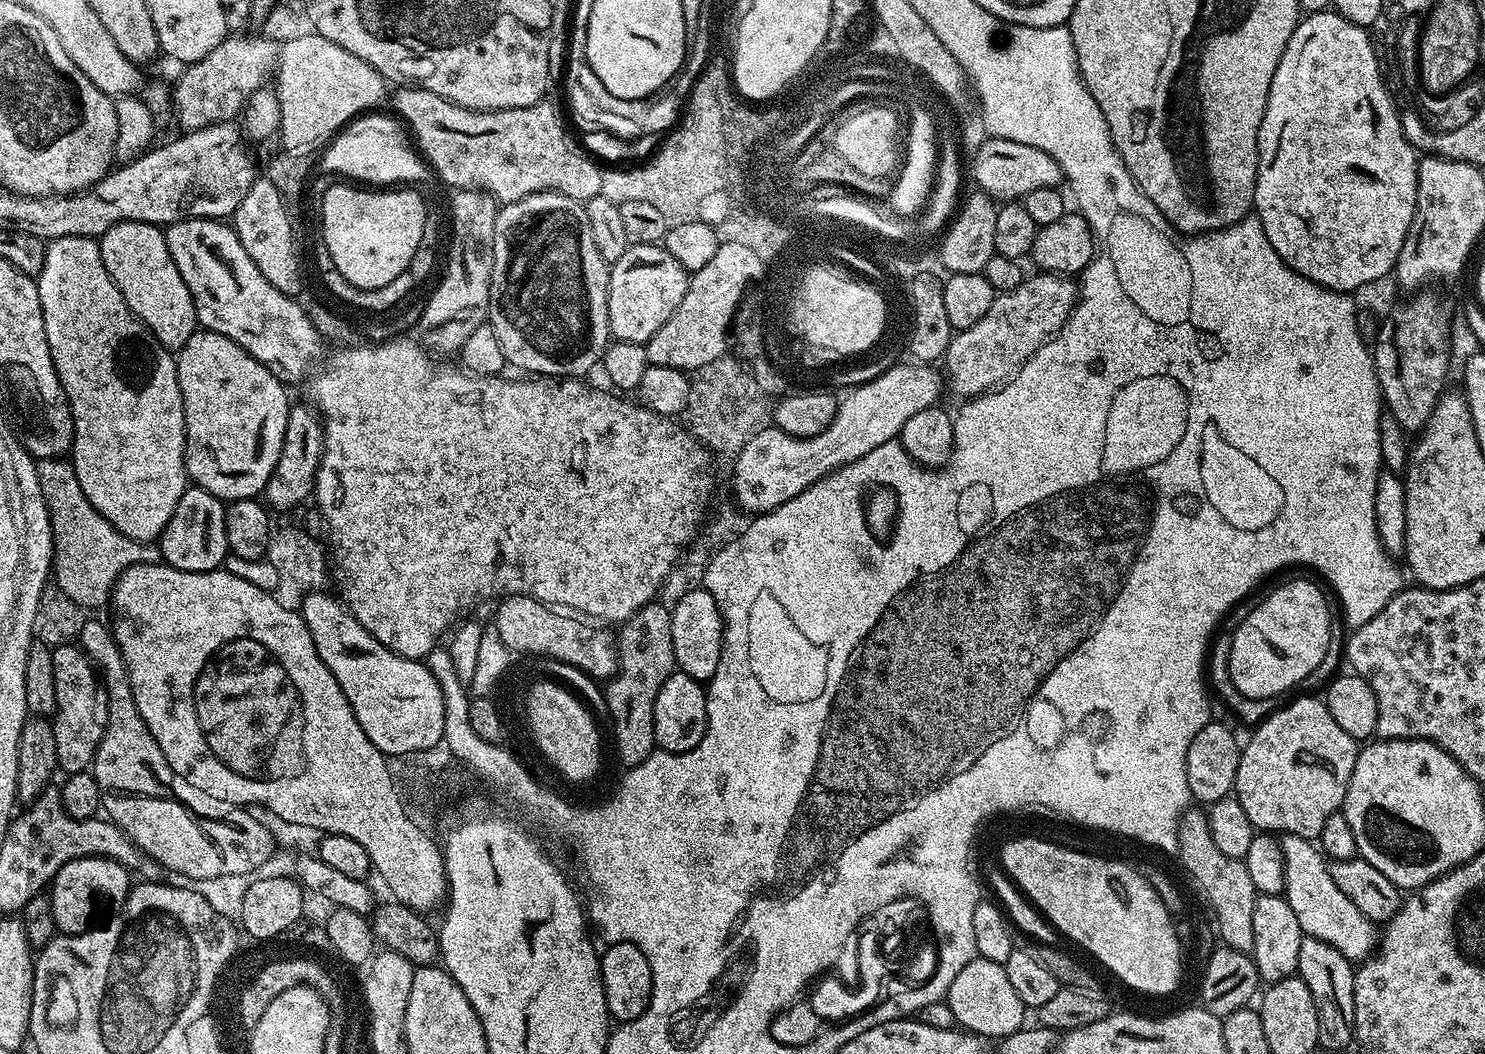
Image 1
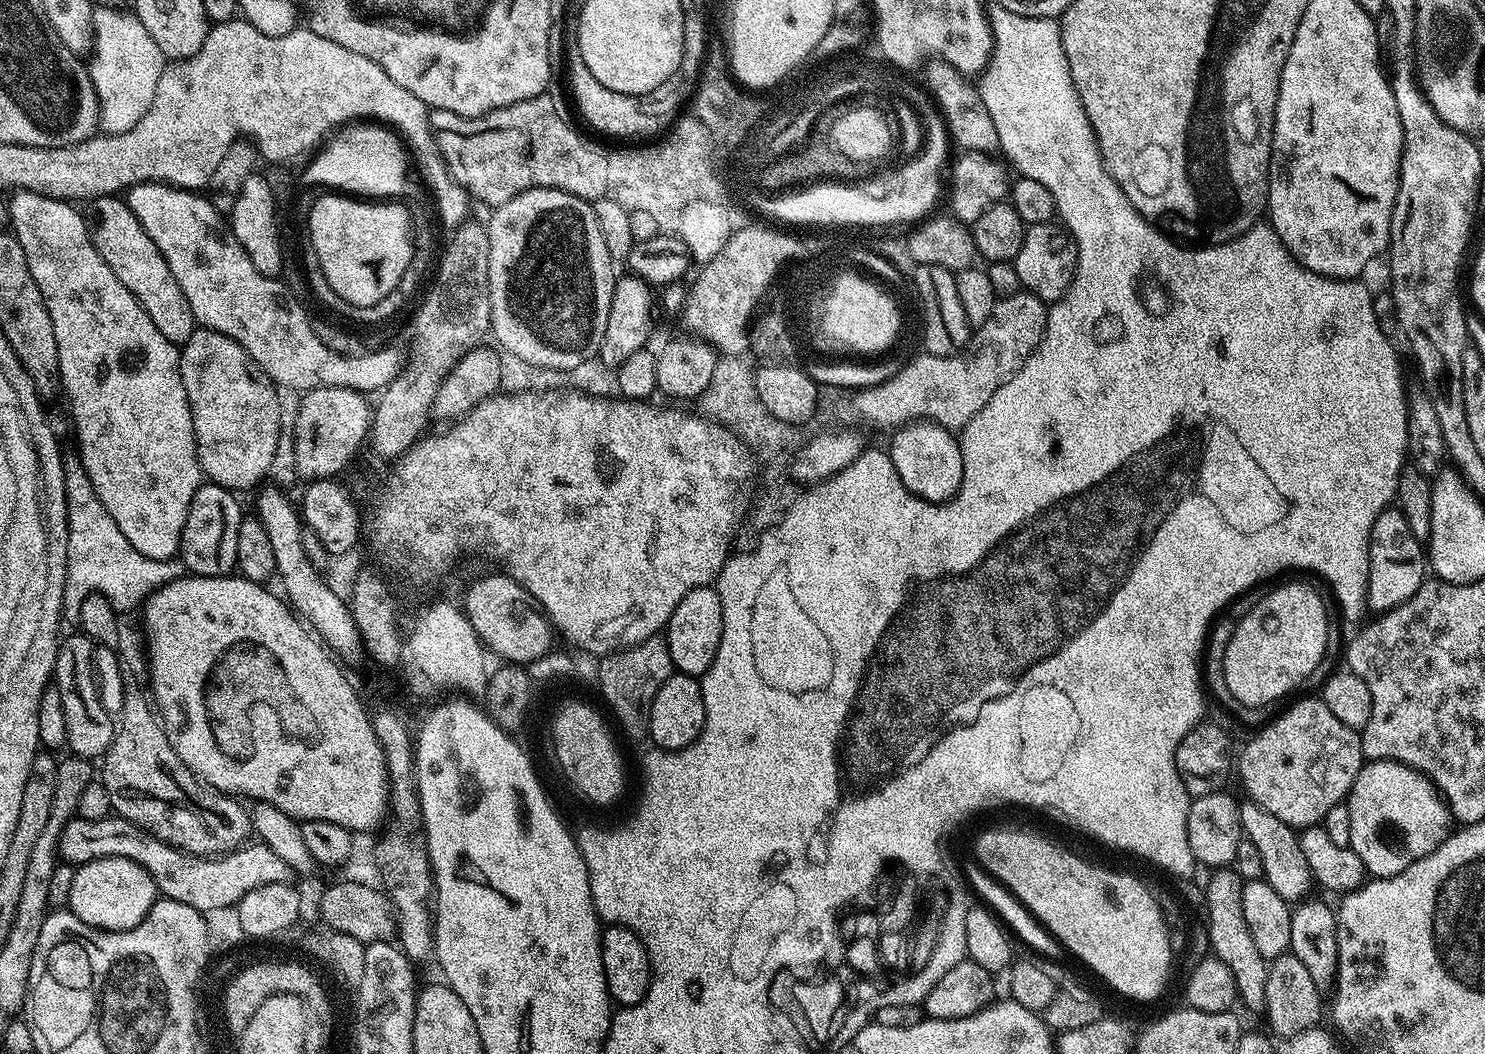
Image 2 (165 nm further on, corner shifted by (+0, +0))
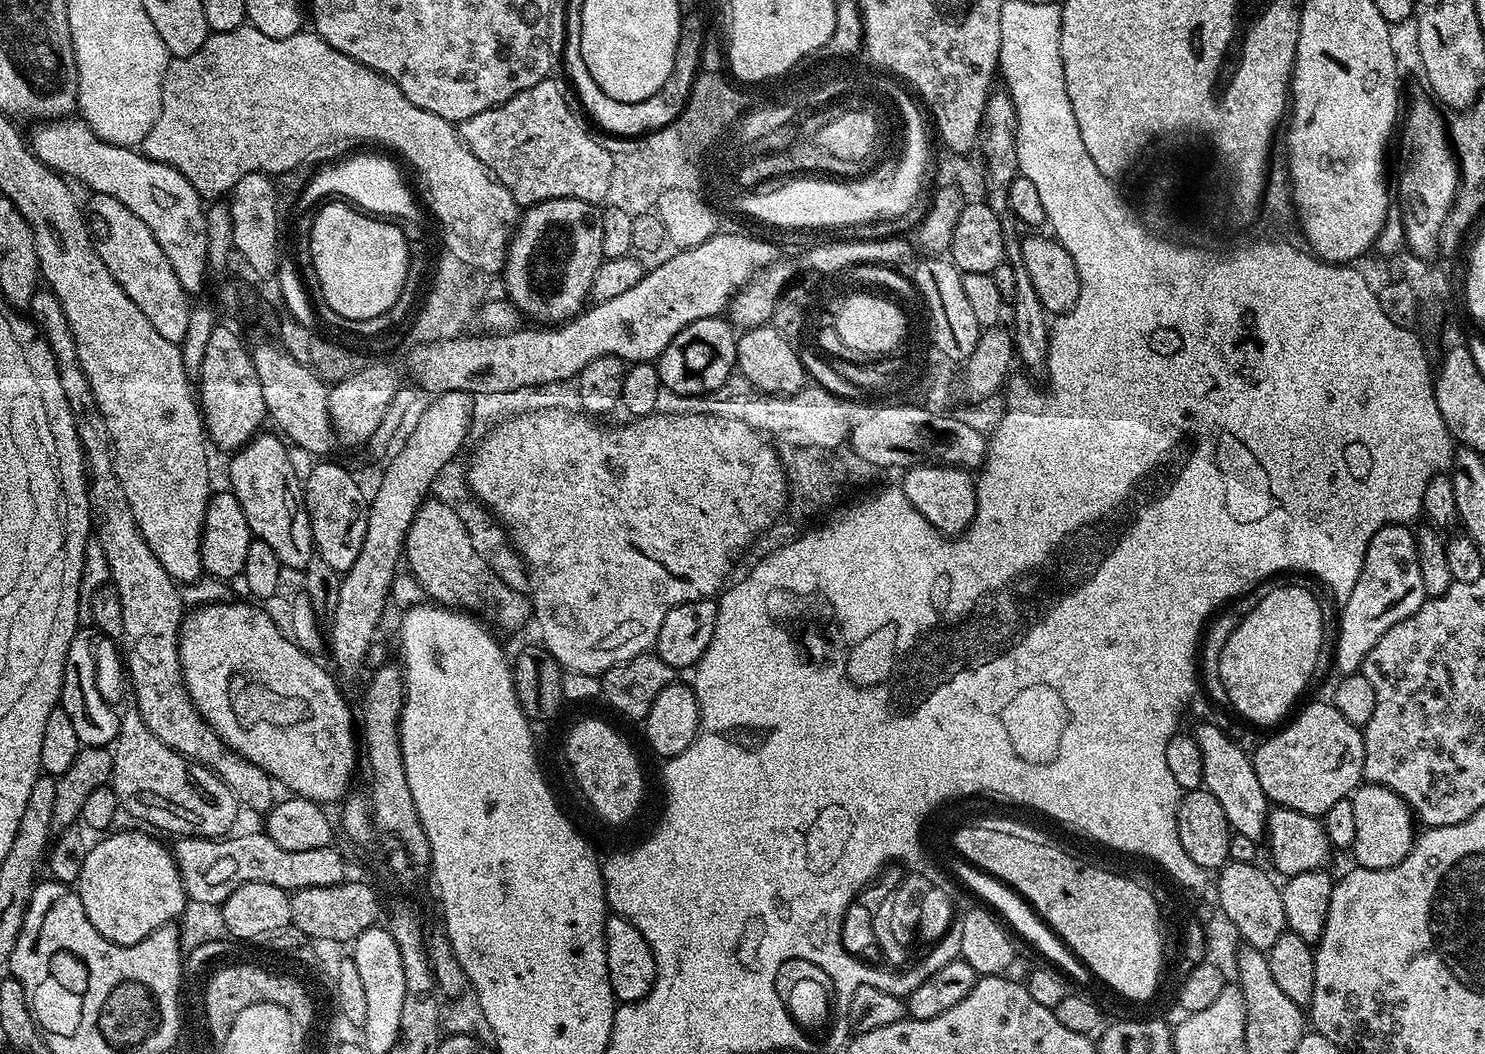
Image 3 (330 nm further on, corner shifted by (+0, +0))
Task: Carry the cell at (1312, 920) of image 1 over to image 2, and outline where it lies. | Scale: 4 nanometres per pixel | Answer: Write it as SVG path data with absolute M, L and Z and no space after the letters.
M1249 800L1240 804L1240 827L1245 839L1253 842L1261 855L1263 879L1273 886L1284 900L1299 902L1305 899L1309 895L1308 887L1313 887L1314 881L1306 862L1306 854L1302 854L1297 829L1289 827L1280 818Z

